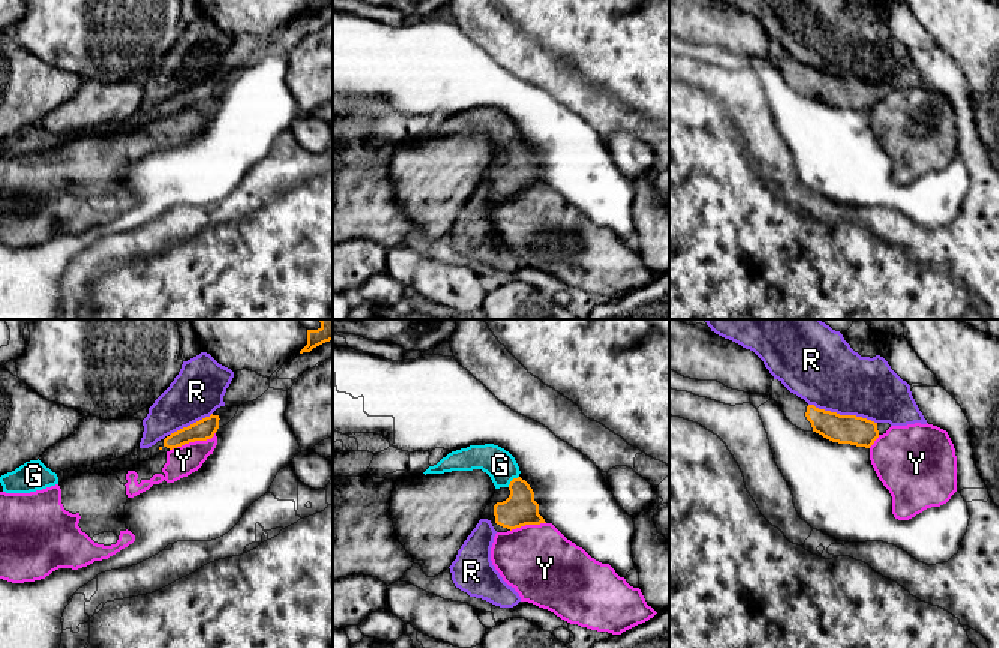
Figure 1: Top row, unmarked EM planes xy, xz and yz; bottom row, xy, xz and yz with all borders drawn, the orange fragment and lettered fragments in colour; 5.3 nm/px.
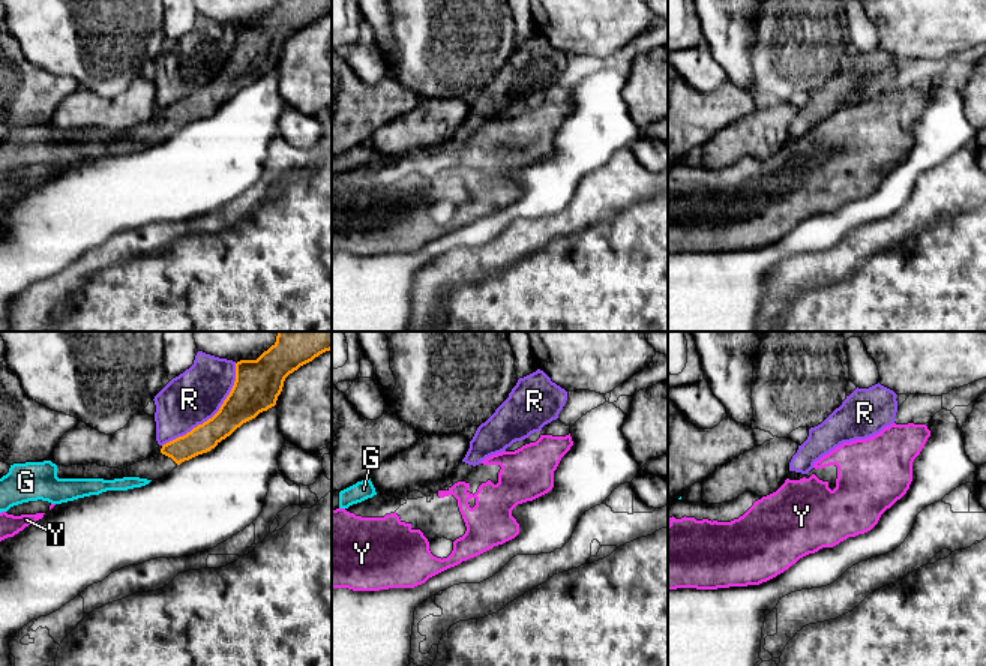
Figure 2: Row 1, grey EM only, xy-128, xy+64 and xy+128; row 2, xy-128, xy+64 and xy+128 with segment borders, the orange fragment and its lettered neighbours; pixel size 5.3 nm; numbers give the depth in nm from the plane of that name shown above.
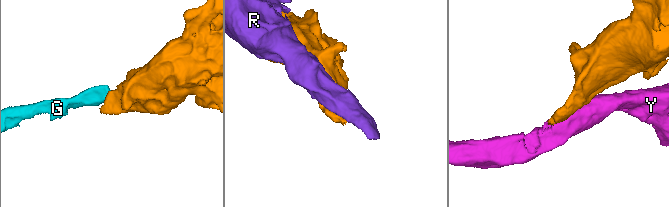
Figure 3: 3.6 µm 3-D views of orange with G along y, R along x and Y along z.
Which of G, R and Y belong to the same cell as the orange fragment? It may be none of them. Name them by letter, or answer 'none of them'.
G

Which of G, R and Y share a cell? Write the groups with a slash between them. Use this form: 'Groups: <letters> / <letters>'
Groups: G / R / Y

